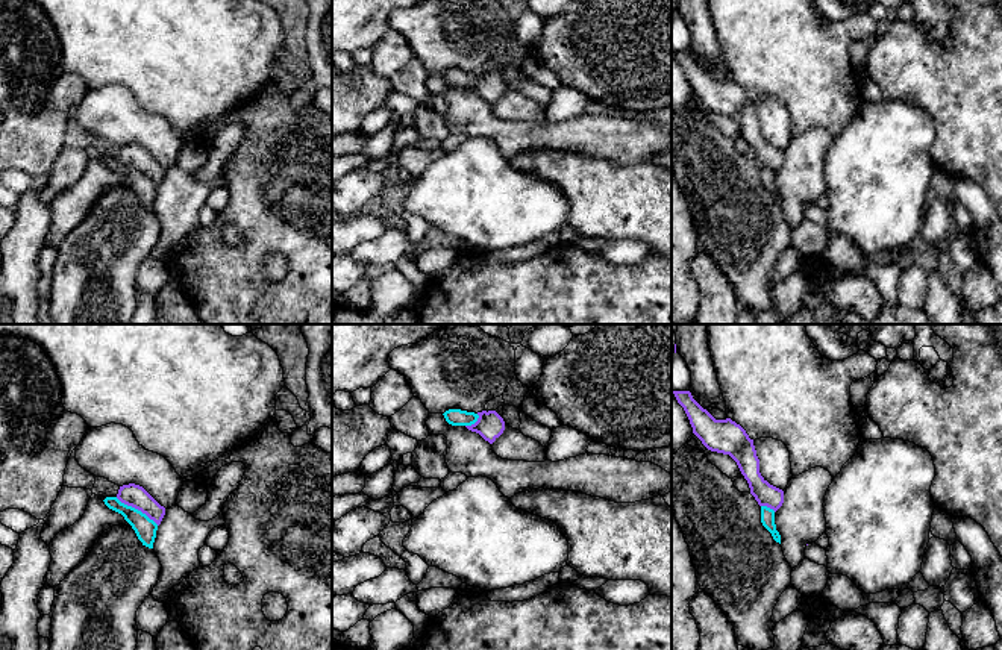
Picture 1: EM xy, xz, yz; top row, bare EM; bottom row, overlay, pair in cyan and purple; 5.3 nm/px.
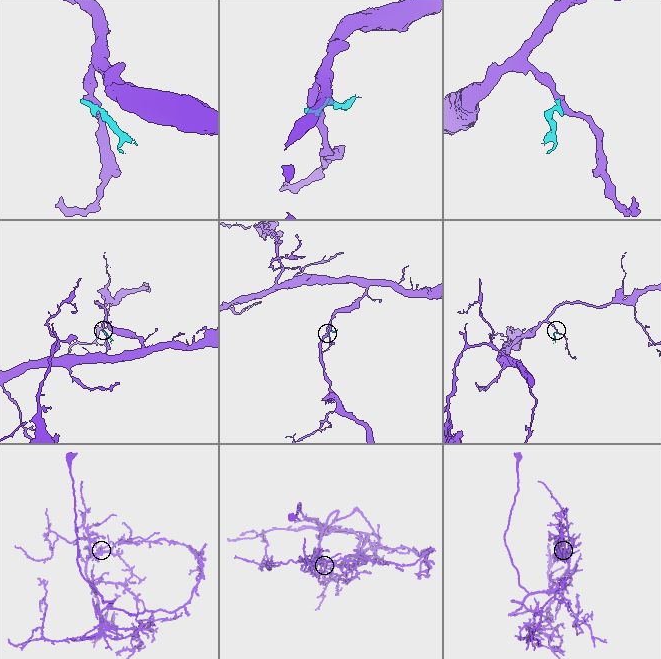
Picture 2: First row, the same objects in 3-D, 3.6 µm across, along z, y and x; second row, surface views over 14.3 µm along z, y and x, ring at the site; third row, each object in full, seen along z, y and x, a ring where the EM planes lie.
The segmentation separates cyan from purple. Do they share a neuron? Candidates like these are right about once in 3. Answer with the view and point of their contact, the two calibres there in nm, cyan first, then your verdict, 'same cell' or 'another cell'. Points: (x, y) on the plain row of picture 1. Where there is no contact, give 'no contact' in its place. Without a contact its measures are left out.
xy (137, 170) | 120/120 nm | another cell

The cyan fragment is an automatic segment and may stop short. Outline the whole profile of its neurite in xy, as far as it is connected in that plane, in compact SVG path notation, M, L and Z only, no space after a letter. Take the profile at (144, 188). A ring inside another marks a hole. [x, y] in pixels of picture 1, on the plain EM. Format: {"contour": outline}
{"contour": "M106 158L103 162L109 170L112 170L124 177L124 180L135 191L135 194L136 194L138 200L142 203L142 206L153 209L153 203L156 198L156 191L158 191L158 185L153 180L150 180L141 171L121 164L117 158Z"}

